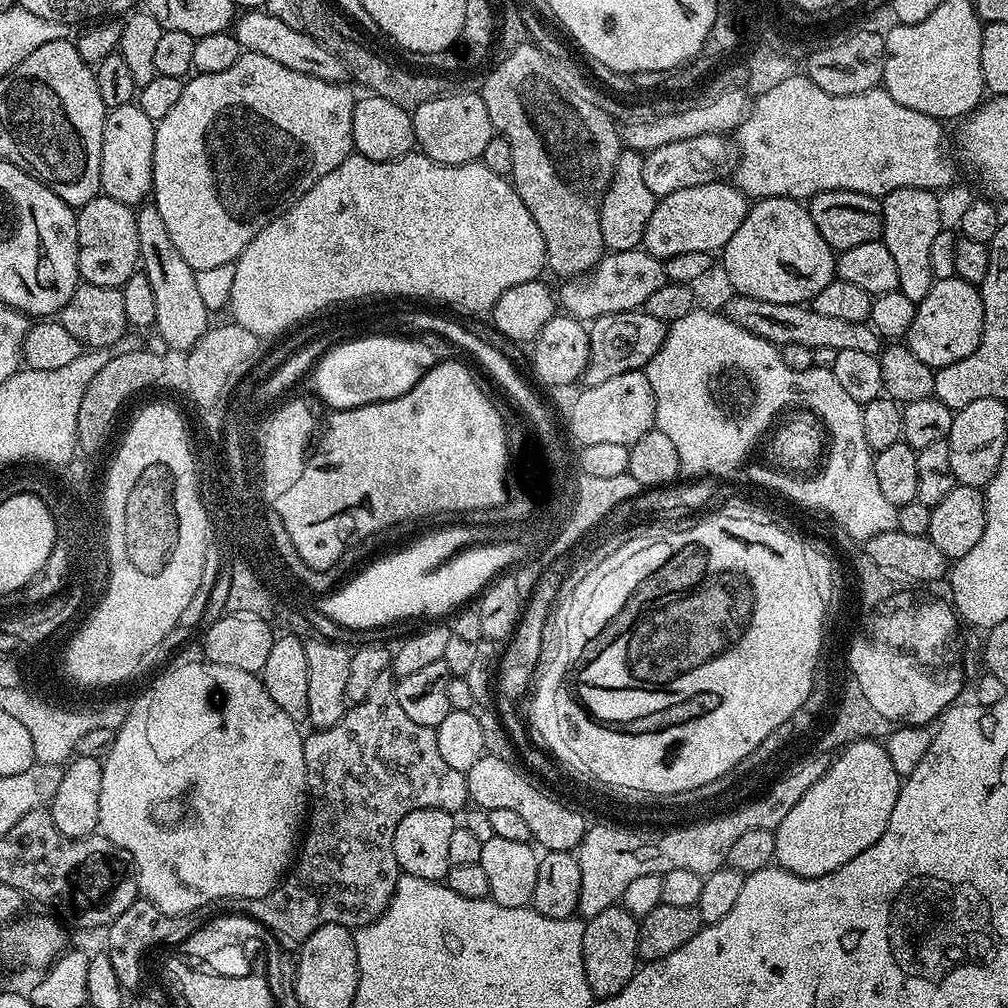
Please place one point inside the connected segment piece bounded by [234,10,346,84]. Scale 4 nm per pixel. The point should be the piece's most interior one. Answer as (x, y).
(257, 31)

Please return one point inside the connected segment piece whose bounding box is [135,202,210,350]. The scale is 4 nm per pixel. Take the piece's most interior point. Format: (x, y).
(182, 318)

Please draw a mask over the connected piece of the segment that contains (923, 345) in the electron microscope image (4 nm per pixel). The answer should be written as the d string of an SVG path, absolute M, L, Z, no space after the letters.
M954 275L933 282L930 294L926 294L926 298L916 305L914 322L908 331L906 343L918 359L935 370L962 362L962 358L974 354L983 329L984 307L979 287Z

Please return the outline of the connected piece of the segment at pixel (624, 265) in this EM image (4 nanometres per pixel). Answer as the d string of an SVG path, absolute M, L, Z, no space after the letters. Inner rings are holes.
M642 248L611 252L602 256L589 274L563 281L560 292L558 288L558 302L569 315L590 322L606 313L631 312L643 307L648 297L667 282L665 263Z

